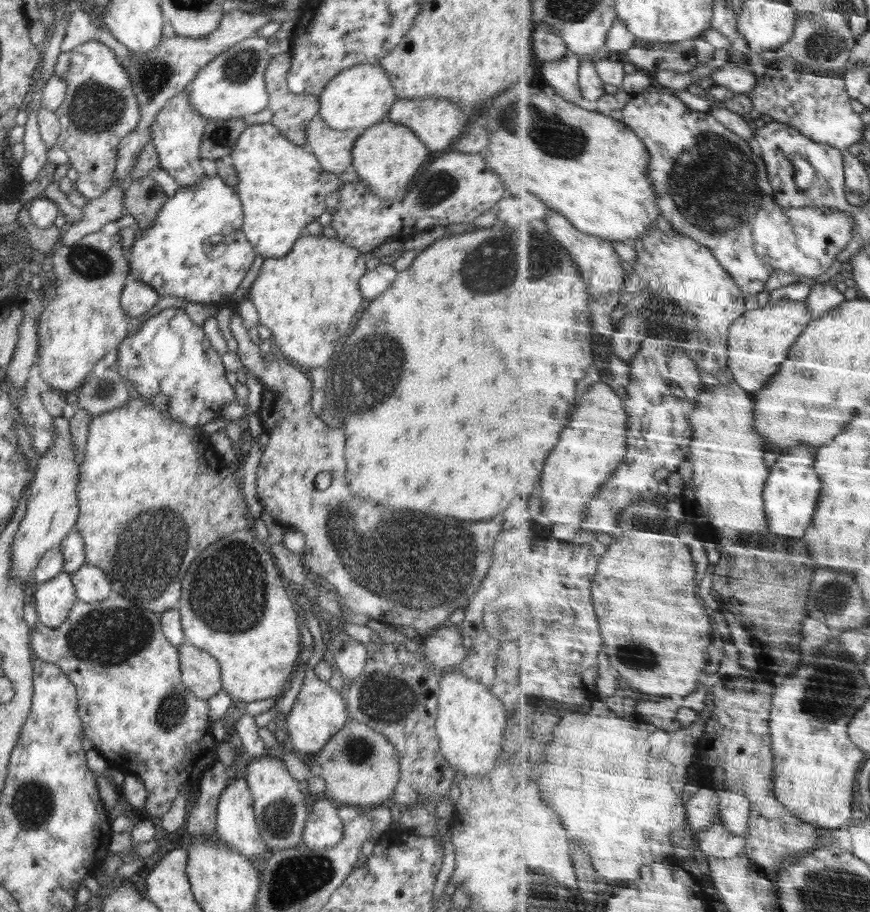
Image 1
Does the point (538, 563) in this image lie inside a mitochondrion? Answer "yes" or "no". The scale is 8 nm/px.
no

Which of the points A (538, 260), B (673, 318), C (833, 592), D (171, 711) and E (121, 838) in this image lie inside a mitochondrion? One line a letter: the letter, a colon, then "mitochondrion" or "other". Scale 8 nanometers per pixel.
A: mitochondrion
B: mitochondrion
C: mitochondrion
D: mitochondrion
E: other

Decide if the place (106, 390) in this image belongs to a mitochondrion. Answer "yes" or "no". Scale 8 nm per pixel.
yes

